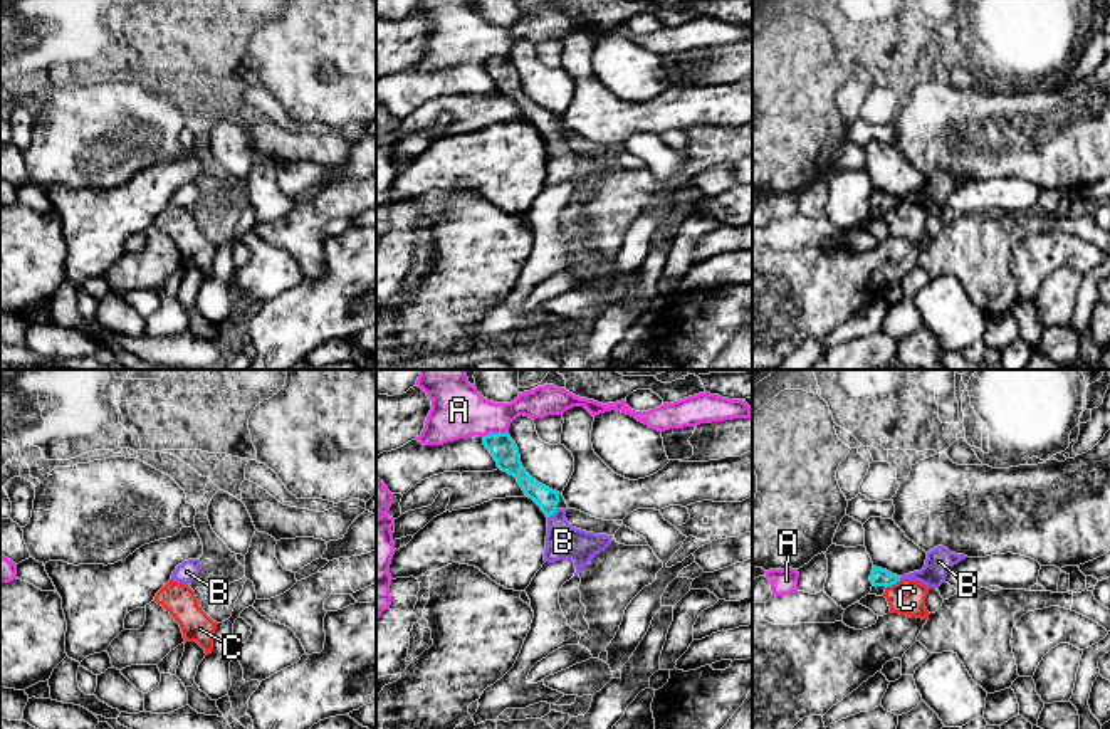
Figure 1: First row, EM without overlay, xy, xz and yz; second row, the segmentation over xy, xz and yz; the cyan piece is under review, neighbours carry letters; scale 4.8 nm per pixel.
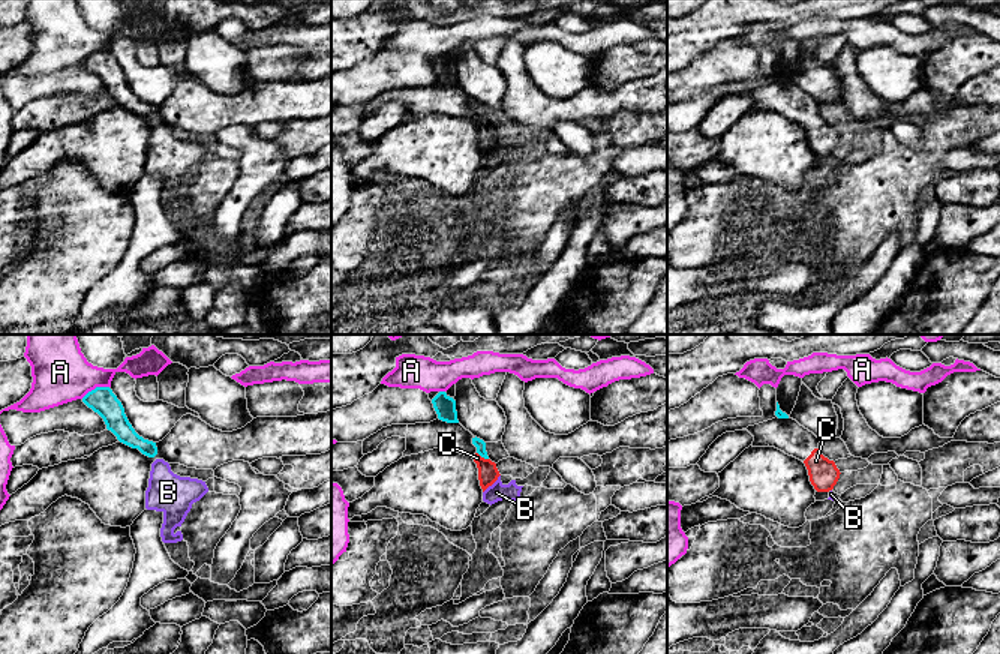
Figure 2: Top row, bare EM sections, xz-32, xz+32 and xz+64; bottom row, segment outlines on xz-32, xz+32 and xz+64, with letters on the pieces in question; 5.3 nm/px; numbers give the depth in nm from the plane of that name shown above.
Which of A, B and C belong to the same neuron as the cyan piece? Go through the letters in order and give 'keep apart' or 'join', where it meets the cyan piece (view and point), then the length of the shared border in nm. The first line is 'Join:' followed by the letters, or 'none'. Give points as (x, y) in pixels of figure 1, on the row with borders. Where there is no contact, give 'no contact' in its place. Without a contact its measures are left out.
Join: B
A: keep apart | xz (494, 434) | 110 nm
B: join | xz (551, 514) | 60 nm
C: keep apart | yz (894, 583) | 80 nm

